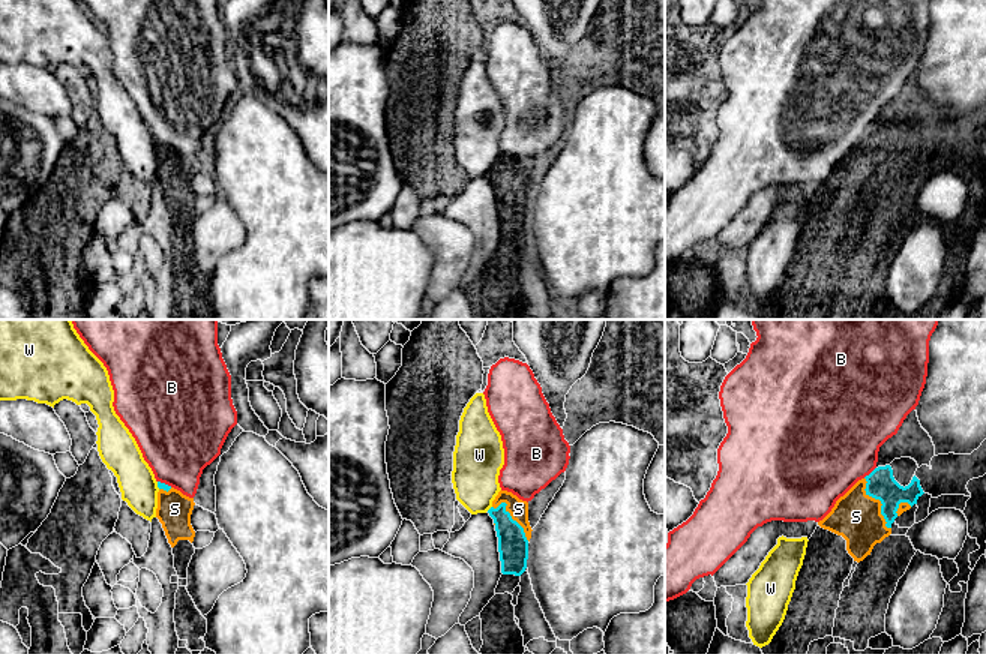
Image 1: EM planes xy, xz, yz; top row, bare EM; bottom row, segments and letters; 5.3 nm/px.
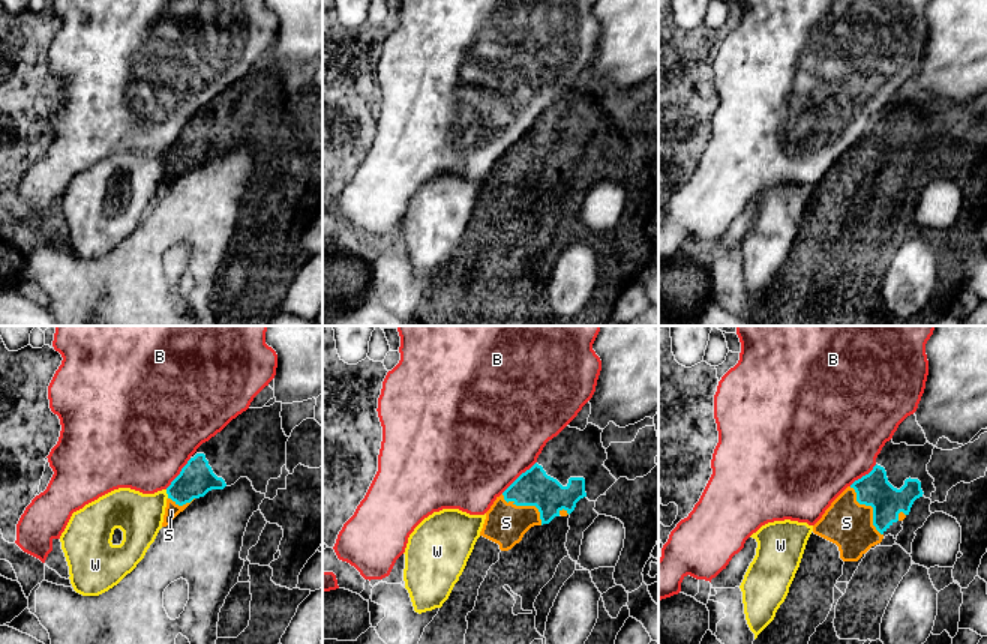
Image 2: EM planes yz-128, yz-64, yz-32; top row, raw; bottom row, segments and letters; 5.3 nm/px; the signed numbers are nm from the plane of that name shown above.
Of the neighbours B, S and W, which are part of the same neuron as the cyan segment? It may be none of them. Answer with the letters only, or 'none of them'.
S

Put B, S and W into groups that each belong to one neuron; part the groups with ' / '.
B / S / W

